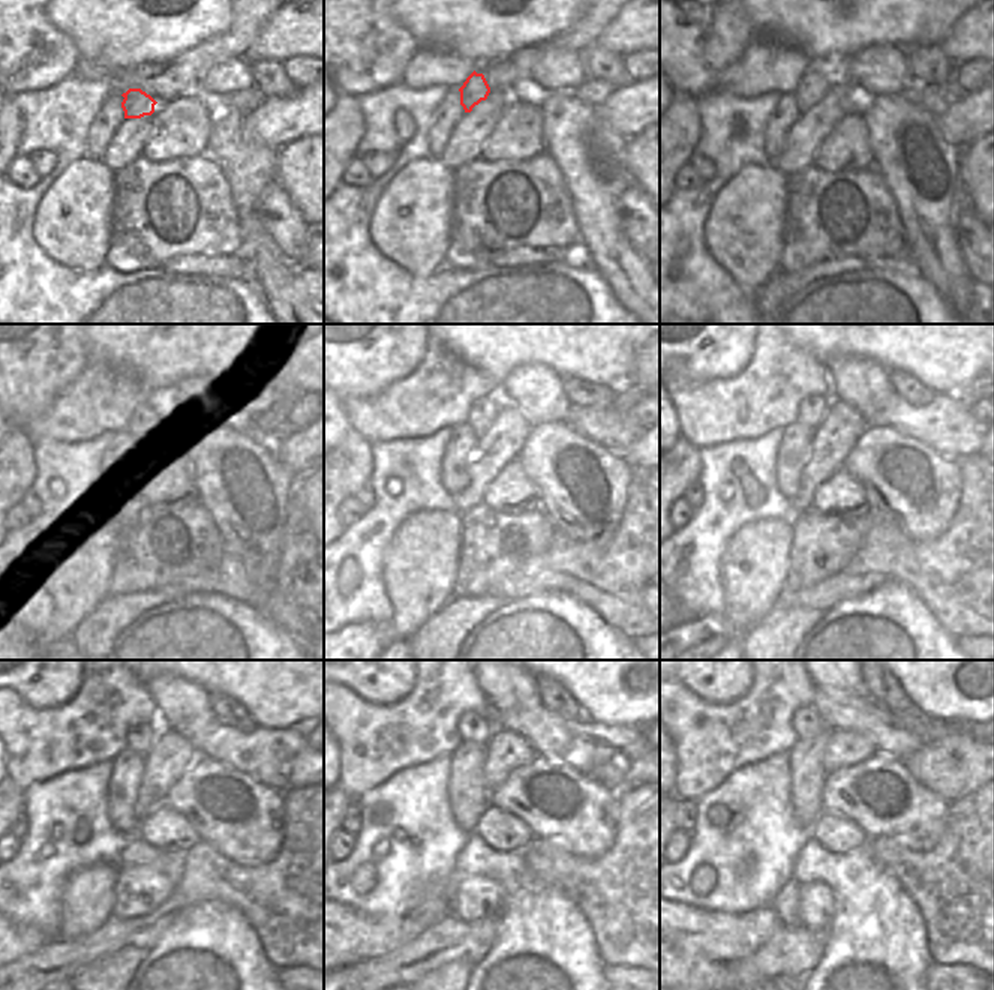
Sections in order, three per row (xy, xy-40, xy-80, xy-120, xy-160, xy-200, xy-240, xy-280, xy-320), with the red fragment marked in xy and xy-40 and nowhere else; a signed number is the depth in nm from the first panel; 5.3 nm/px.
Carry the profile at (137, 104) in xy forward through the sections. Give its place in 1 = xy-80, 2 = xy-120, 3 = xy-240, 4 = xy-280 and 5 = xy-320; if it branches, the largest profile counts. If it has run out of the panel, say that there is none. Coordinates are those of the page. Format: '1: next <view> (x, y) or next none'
1: next xy-80 (813, 86)
2: next xy-120 (146, 417)
3: next xy-240 (140, 738)
4: next xy-280 (473, 728)
5: next xy-320 (807, 723)

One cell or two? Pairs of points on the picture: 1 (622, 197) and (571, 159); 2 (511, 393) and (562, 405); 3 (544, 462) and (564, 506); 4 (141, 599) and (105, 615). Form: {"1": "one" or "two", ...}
{"1": "two", "2": "one", "3": "one", "4": "one"}

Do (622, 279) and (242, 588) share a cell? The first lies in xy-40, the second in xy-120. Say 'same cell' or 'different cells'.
different cells

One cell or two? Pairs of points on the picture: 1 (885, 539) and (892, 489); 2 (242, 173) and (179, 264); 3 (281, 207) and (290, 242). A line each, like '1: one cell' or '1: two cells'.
1: two cells
2: two cells
3: one cell

